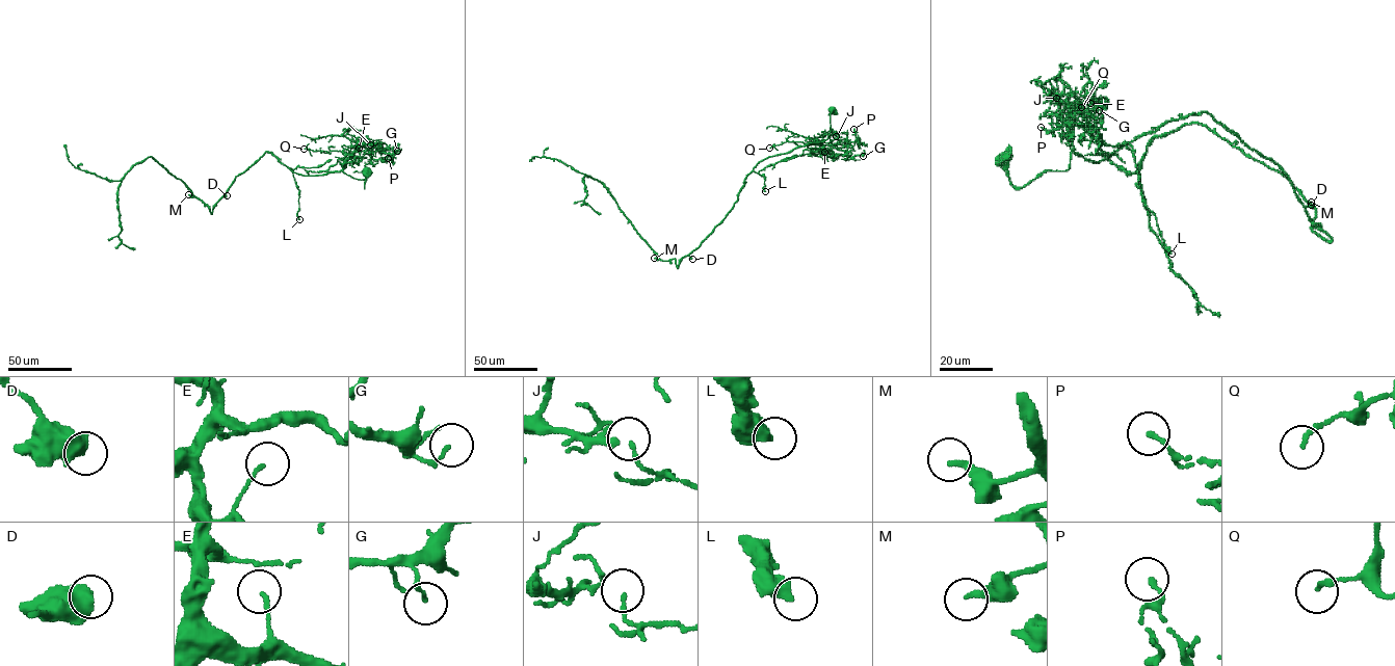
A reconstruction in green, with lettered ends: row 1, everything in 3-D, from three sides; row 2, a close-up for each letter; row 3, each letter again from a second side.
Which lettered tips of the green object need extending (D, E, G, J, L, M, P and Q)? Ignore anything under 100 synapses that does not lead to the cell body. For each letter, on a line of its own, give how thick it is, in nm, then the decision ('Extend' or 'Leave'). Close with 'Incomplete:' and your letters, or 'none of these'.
D: Thickness 700 nm. Leave
E: Thickness 110 nm. Leave
G: Thickness 130 nm. Leave
J: Thickness 80 nm. Leave
L: Thickness 500 nm. Leave
M: Thickness 240 nm. Leave
P: Thickness 150 nm. Leave
Q: Thickness 150 nm. Leave
Incomplete: none of these

